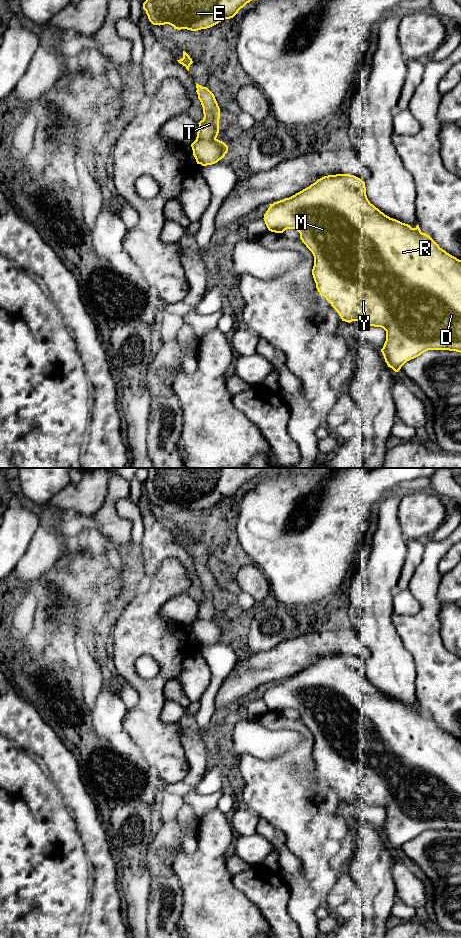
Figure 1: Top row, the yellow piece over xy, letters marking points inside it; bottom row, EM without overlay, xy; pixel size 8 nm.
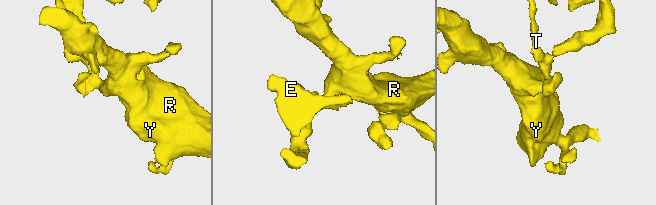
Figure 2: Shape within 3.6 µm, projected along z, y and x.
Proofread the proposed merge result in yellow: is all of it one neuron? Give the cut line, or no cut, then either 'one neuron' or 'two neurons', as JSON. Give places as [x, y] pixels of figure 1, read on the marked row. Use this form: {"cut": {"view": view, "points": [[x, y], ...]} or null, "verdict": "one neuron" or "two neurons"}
{"cut": {"view": "xy", "points": [[196, 138], [215, 139]]}, "verdict": "two neurons"}

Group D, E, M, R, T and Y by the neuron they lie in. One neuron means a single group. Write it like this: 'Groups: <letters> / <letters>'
Groups: D M R Y / E T

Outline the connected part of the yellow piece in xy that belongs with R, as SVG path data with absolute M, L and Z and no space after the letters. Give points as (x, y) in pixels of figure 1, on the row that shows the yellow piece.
M336 174L336 175L324 176L318 179L315 183L311 184L309 187L296 193L295 195L274 202L273 204L270 204L270 207L264 214L263 219L265 221L268 230L271 232L283 233L287 229L295 229L300 233L300 239L306 245L306 247L312 252L314 256L314 266L312 269L312 275L316 283L316 288L320 293L320 295L325 297L326 300L331 304L331 306L337 311L342 321L348 323L352 321L360 321L361 323L364 323L369 326L381 327L386 331L386 341L384 343L383 348L381 349L381 352L384 356L385 362L387 363L388 367L392 368L395 372L398 372L407 361L420 356L422 353L428 350L449 350L449 351L456 351L461 353L461 260L457 259L456 257L450 255L445 250L440 248L439 245L429 235L422 233L419 228L419 225L417 225L415 228L412 228L408 224L390 218L389 216L381 212L378 208L376 208L373 204L371 204L366 195L365 182L362 181L360 178L350 174Z

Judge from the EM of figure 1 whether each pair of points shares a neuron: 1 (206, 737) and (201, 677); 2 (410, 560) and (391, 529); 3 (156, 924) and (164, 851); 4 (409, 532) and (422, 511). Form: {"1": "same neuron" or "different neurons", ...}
{"1": "different neurons", "2": "different neurons", "3": "same neuron", "4": "same neuron"}

